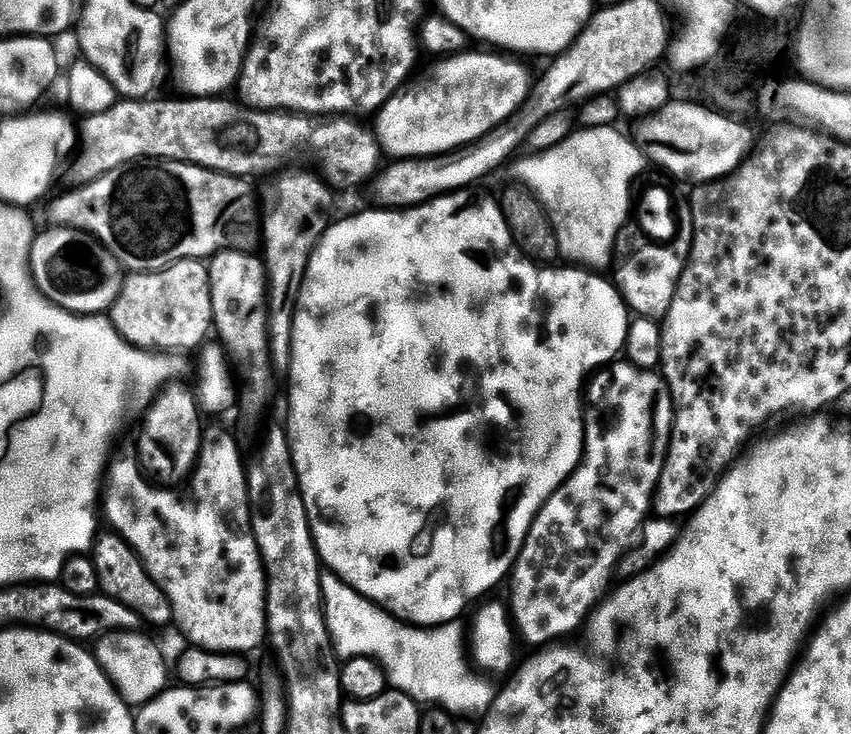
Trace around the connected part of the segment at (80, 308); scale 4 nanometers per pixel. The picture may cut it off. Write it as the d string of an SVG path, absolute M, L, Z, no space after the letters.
M52 226L47 230L49 232L44 232L41 236L39 233L33 239L32 249L28 251L28 270L37 291L52 304L57 304L67 312L74 312L77 316L98 316L107 313L120 293L121 273L100 273L96 269L96 260L90 253L77 251L71 262L72 268L79 269L79 273L76 276L64 276L65 255L77 247L72 242L73 229Z

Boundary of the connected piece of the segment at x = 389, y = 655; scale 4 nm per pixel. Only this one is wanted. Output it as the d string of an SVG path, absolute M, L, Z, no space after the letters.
M327 570L320 574L320 597L324 599L324 621L328 624L328 633L332 639L335 655L340 658L367 656L376 661L384 679L397 692L405 692L417 702L428 706L439 706L456 718L480 718L491 708L494 688L491 688L479 675L474 676L467 668L460 650L460 624L437 624L435 628L421 628L405 624L377 604L358 594L345 580L340 580Z

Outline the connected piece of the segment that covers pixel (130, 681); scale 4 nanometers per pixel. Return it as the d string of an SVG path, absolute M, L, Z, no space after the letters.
M110 632L94 644L94 655L102 670L116 687L116 693L129 706L143 706L169 687L170 664L164 661L160 648L140 632Z

